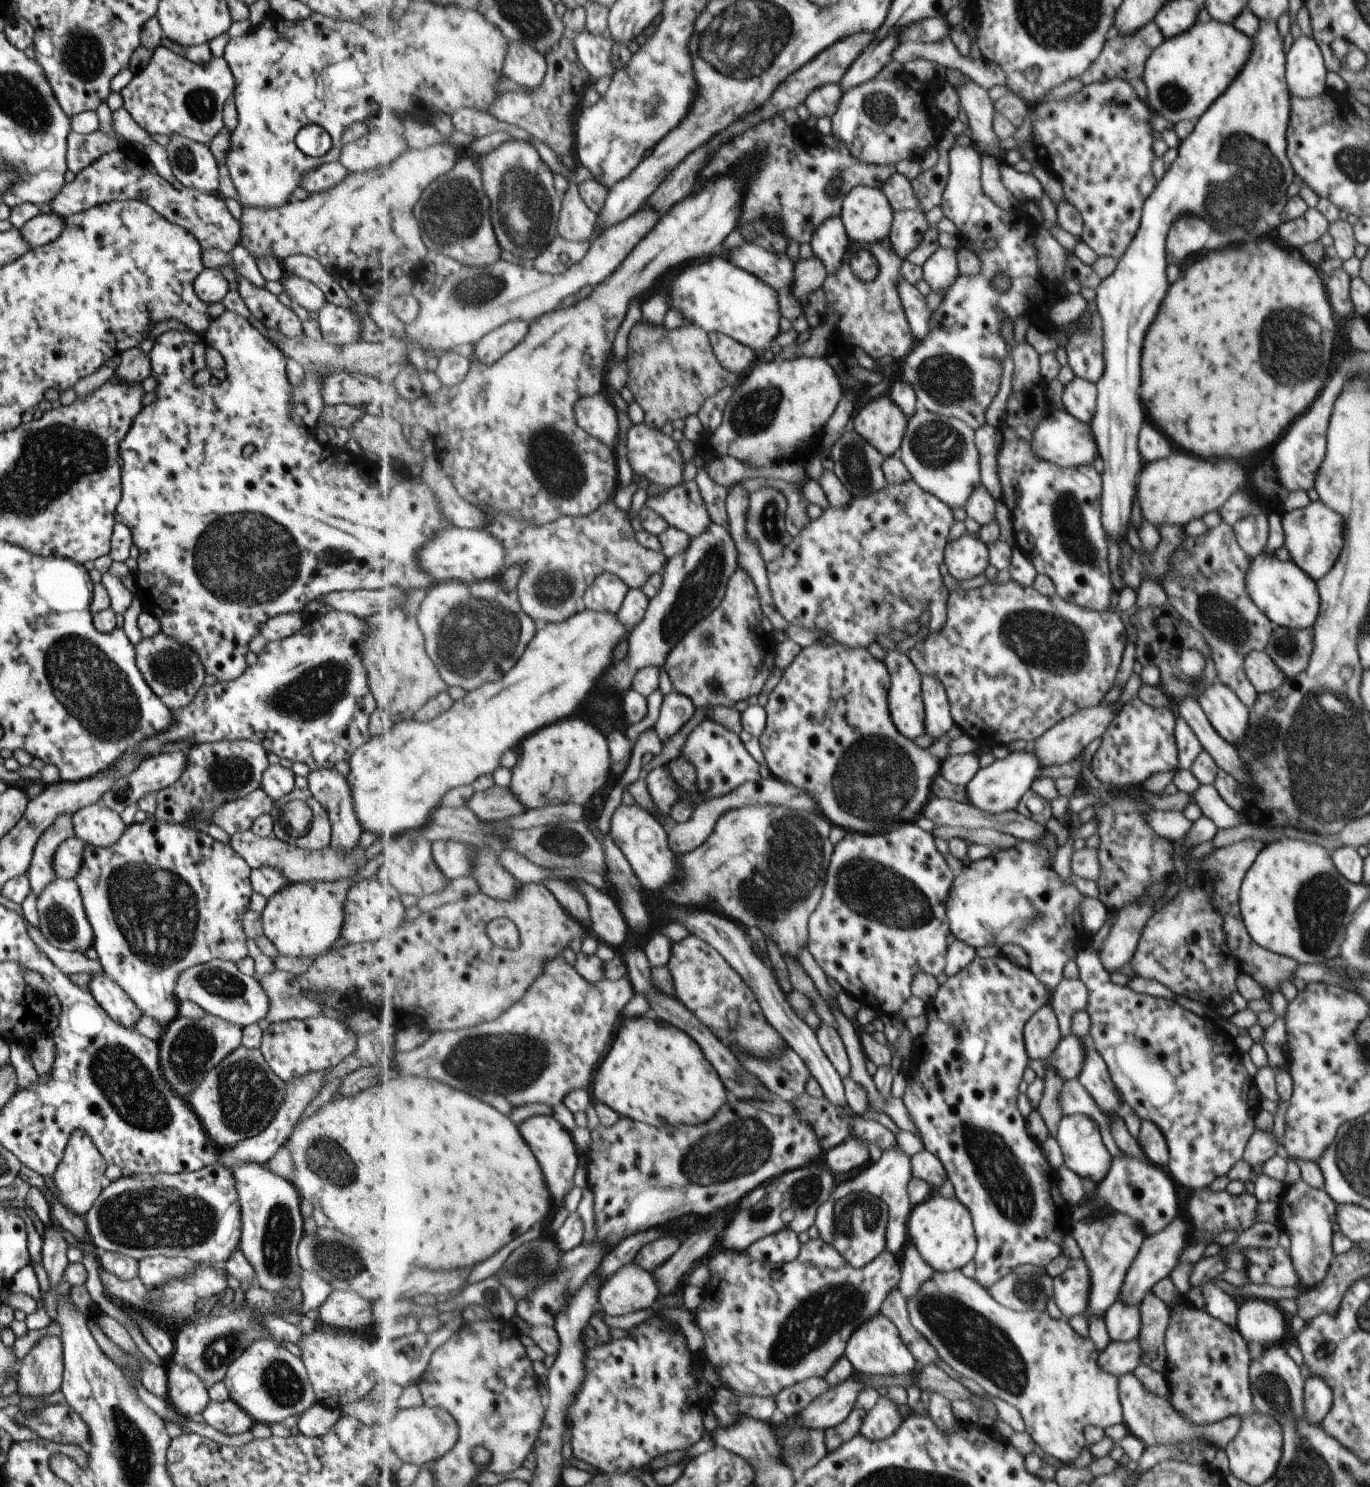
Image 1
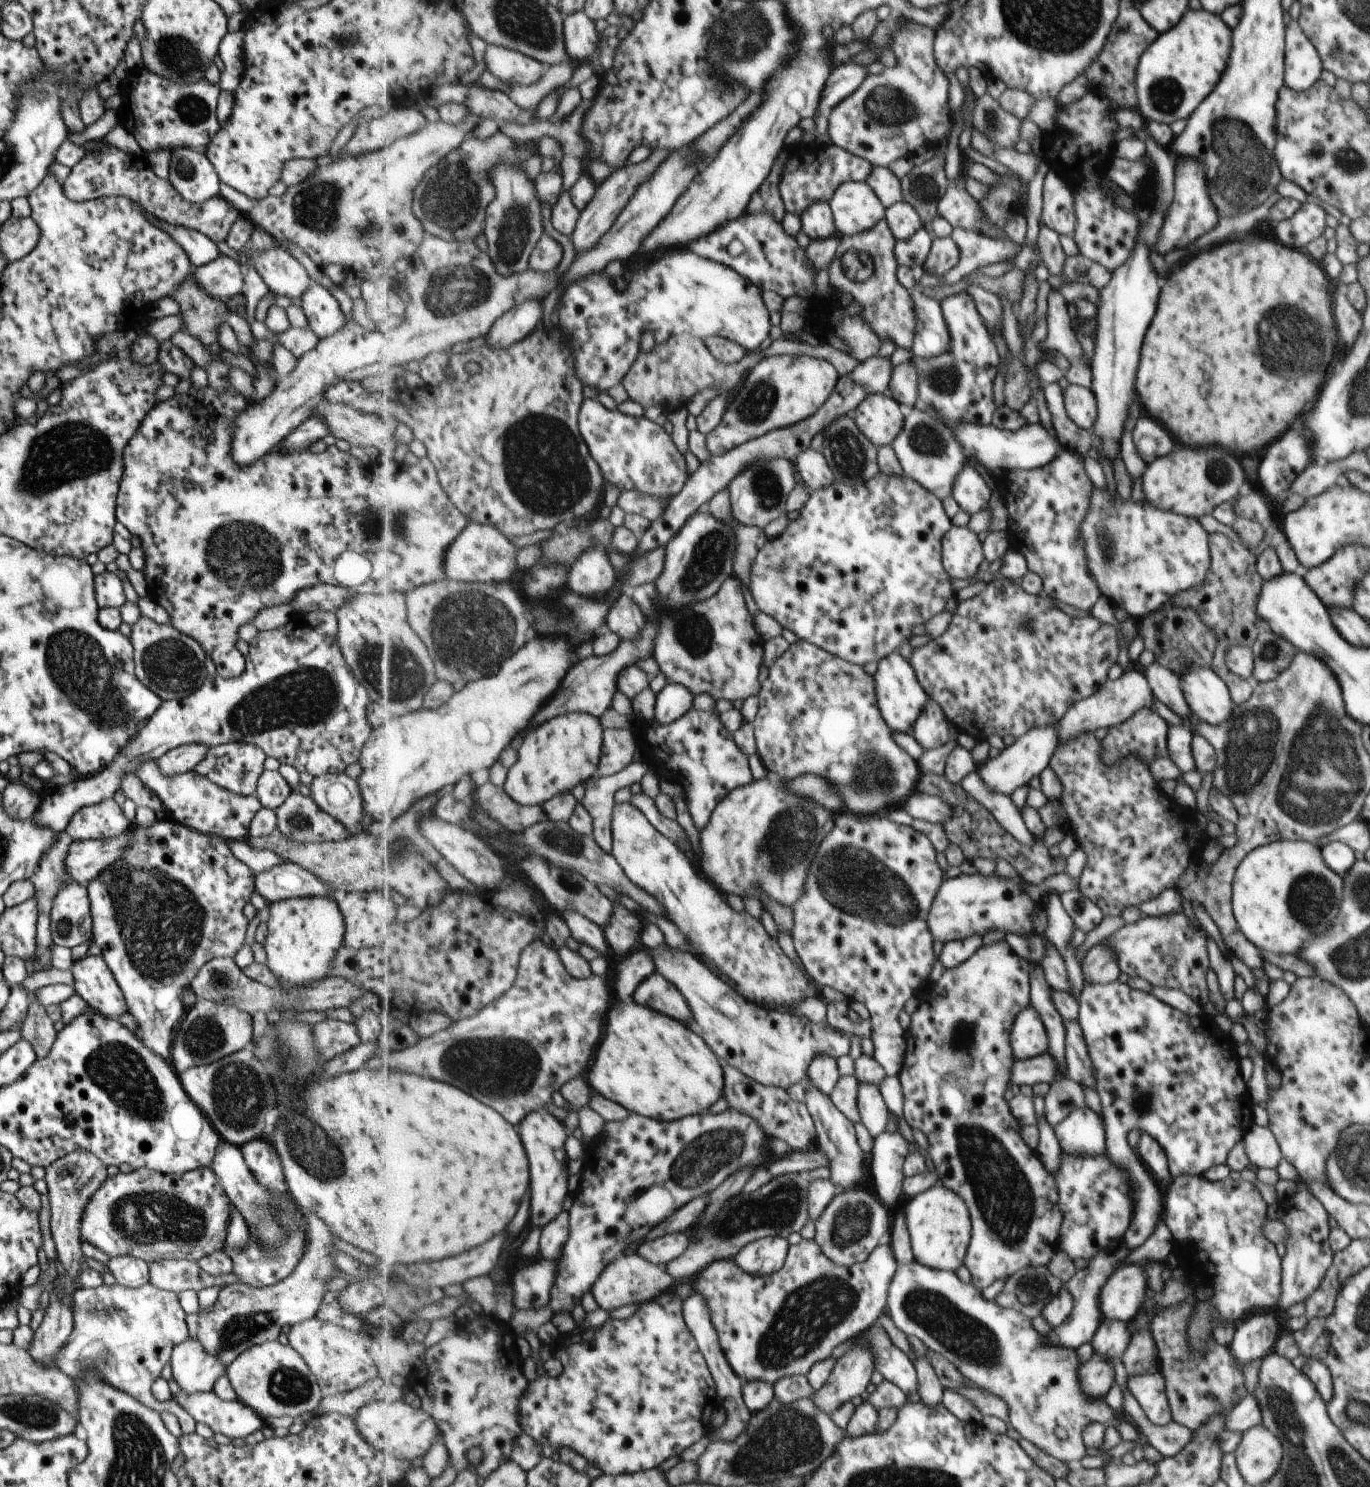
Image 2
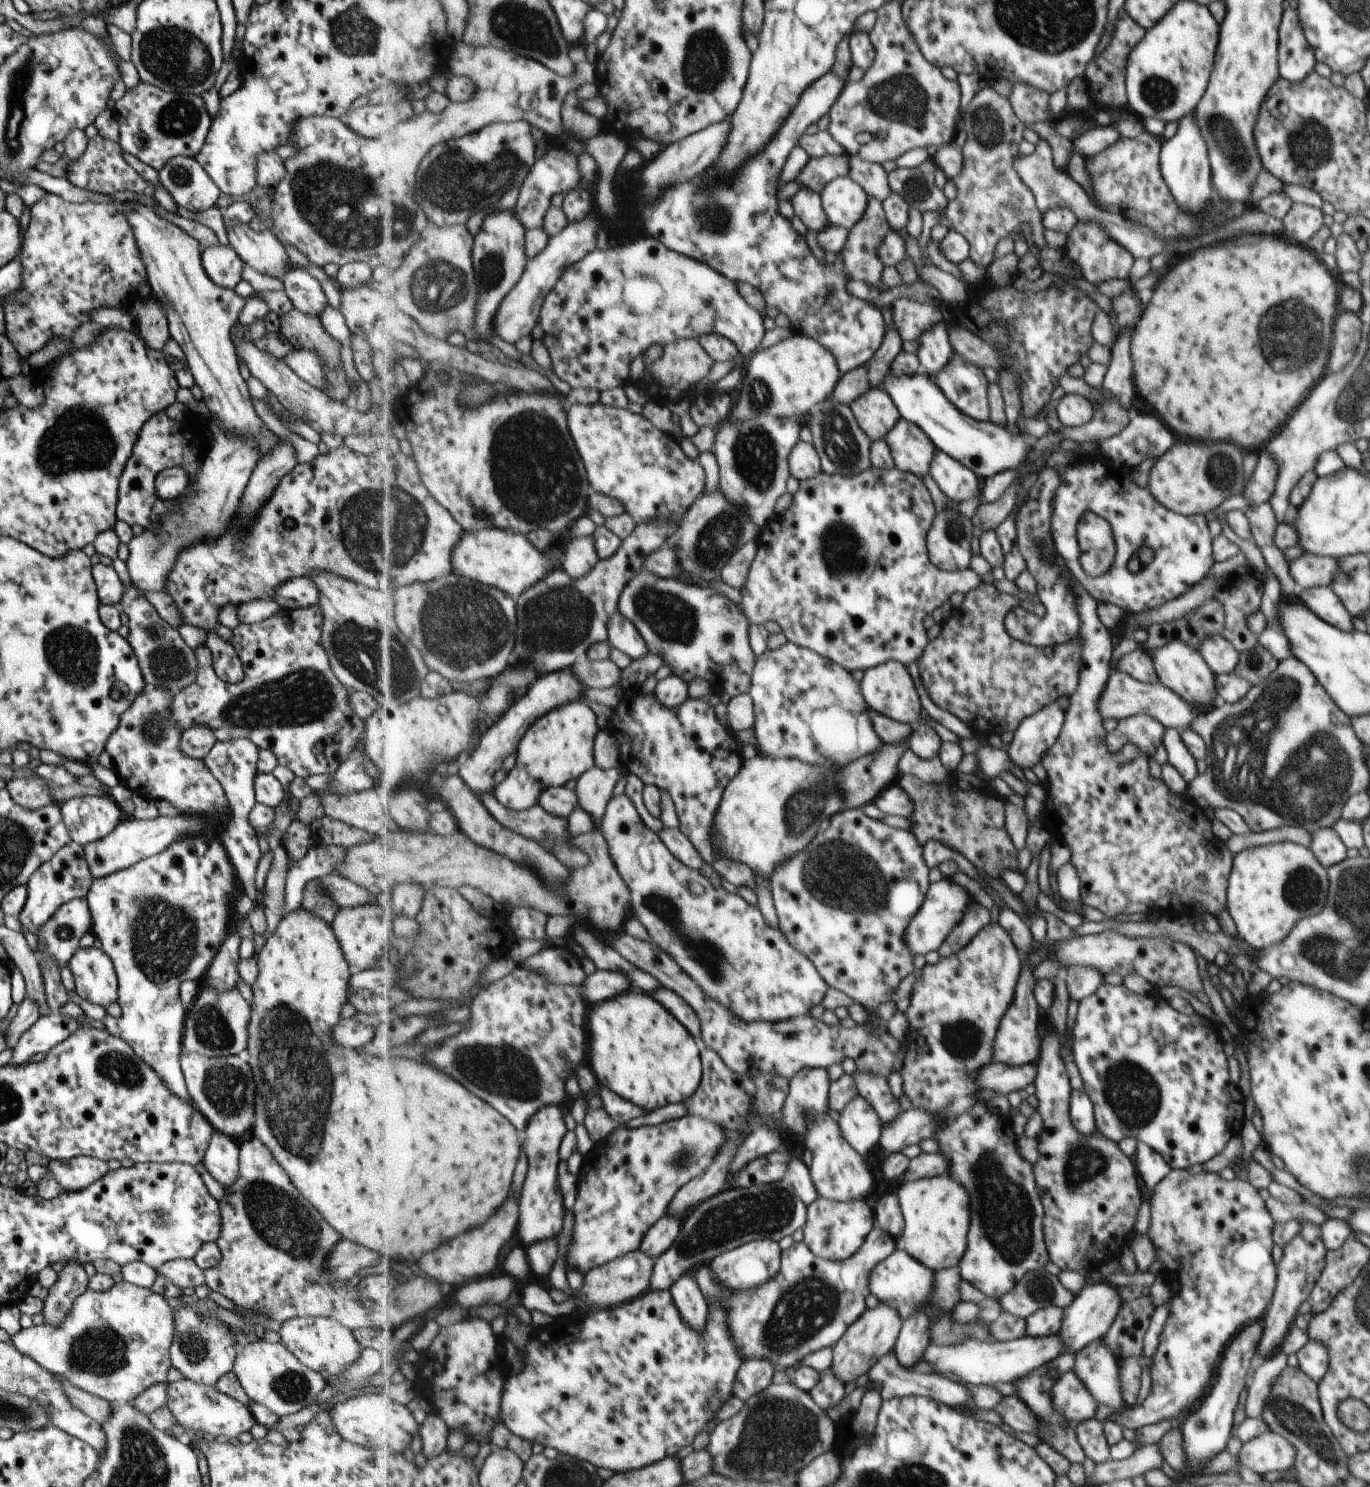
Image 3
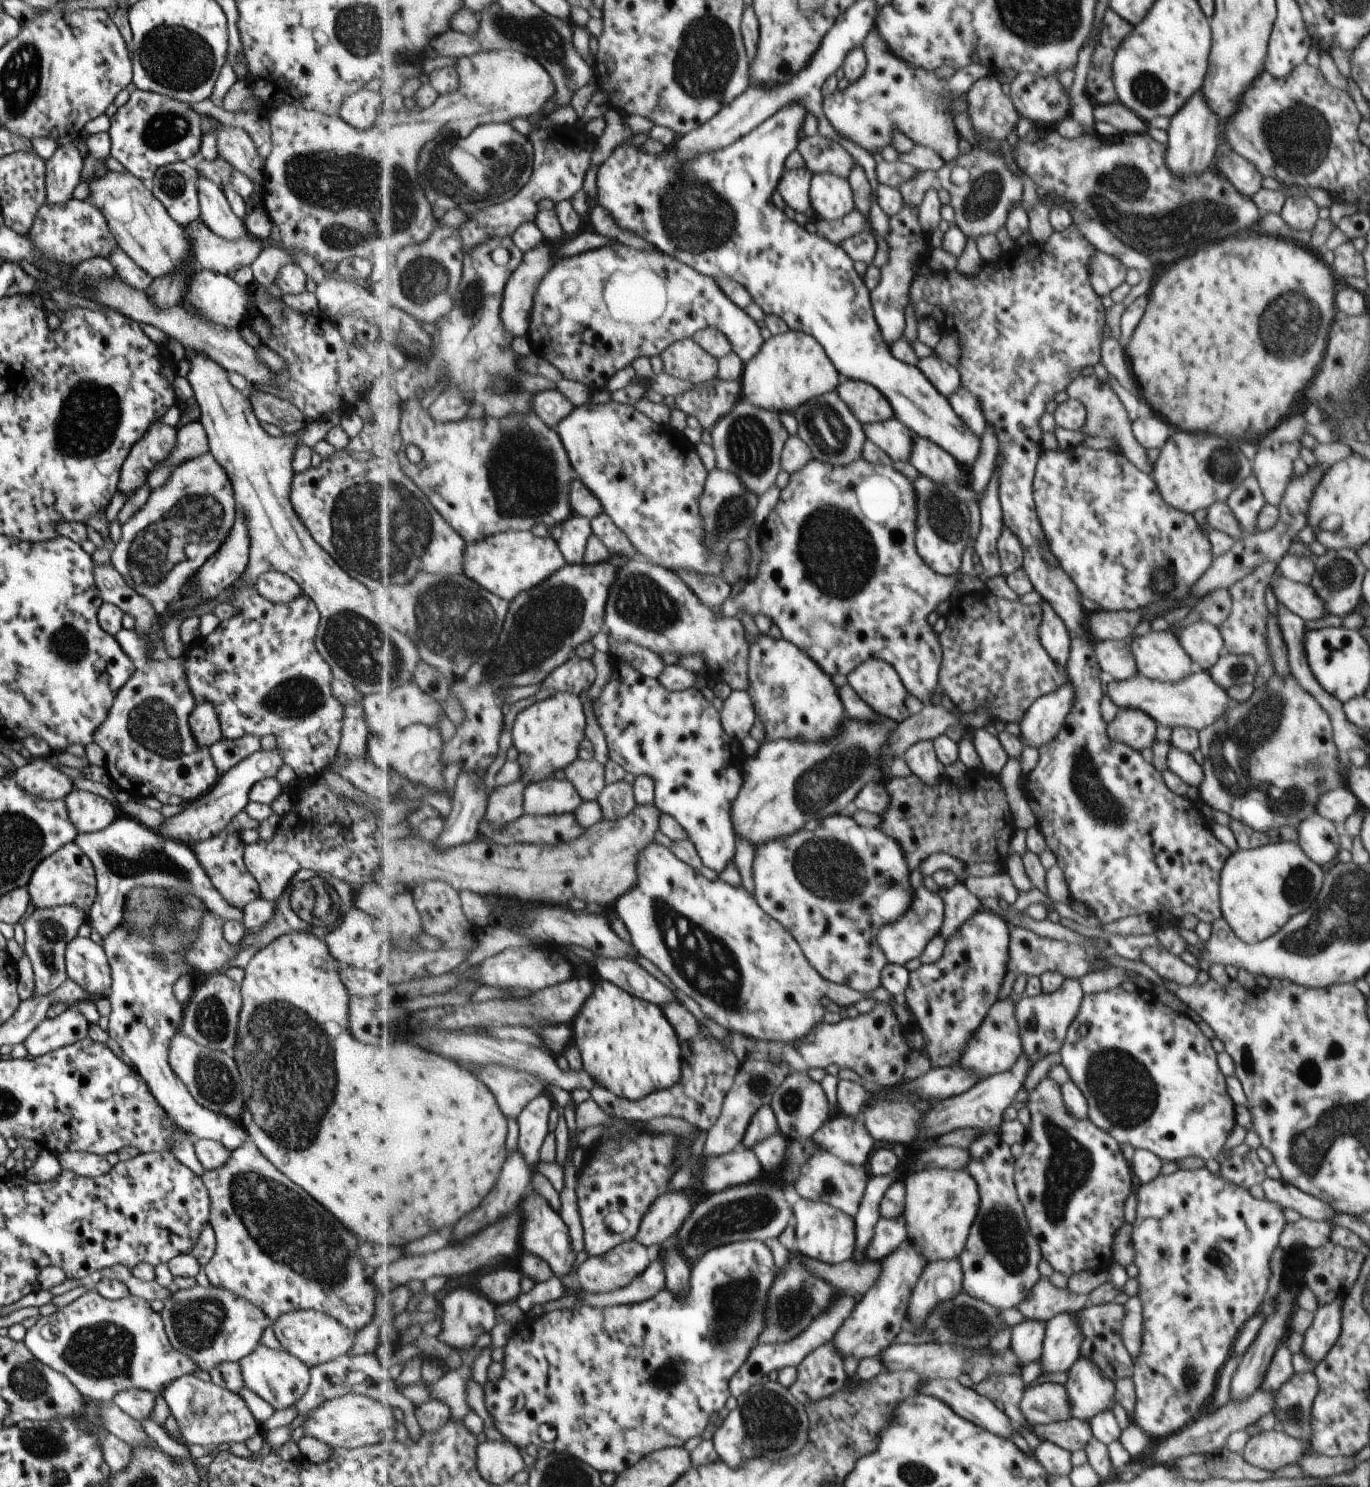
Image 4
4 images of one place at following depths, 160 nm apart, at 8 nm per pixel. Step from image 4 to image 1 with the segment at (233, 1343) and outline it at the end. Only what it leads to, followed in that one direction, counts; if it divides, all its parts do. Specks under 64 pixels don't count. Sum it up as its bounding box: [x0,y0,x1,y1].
[166,1364,207,1418]

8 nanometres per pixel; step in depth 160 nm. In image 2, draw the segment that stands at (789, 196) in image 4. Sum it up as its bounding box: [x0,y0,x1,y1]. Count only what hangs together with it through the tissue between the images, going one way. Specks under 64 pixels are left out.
[801,202,839,241]

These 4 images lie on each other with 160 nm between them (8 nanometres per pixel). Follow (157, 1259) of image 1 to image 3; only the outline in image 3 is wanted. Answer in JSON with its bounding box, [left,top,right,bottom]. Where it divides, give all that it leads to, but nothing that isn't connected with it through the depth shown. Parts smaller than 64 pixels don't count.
[156,1259,204,1289]

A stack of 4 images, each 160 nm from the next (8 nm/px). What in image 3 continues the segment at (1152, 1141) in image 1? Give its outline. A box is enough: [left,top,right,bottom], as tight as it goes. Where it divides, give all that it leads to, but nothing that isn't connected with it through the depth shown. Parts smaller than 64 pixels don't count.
[1136,1142,1169,1195]

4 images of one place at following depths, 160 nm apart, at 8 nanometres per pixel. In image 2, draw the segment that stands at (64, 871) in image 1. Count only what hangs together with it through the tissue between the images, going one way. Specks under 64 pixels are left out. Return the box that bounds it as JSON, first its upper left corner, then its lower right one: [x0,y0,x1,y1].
[64,829,131,884]

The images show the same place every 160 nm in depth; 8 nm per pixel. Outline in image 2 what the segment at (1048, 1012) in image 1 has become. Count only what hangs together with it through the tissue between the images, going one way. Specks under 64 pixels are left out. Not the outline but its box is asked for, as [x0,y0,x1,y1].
[1012,1006,1048,1059]

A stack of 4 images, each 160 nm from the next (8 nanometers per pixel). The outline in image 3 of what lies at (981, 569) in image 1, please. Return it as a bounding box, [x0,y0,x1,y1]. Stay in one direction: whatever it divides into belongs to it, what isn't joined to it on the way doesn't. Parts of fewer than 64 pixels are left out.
[927,507,975,571]

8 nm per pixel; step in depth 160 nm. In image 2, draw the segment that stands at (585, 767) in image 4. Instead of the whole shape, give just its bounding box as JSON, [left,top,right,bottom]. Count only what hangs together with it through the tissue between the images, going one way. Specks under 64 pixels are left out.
[581,762,651,854]

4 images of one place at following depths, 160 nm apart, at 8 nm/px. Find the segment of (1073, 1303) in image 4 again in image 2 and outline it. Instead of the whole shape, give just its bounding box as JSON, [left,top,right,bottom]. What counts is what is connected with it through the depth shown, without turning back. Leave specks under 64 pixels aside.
[995,1265,1062,1319]

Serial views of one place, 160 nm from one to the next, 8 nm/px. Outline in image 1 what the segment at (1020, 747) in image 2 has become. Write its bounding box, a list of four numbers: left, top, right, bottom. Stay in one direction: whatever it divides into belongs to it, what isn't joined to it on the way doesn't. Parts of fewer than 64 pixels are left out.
[966,746,1041,813]

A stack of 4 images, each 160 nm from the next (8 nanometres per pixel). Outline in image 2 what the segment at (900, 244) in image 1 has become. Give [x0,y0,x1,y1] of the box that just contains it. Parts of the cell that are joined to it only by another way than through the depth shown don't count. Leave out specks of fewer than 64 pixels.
[885,200,924,241]

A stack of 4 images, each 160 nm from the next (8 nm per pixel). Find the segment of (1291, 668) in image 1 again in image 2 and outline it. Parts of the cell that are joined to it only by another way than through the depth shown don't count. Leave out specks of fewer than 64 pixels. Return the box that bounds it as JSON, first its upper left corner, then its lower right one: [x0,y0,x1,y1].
[1250,628,1297,684]

